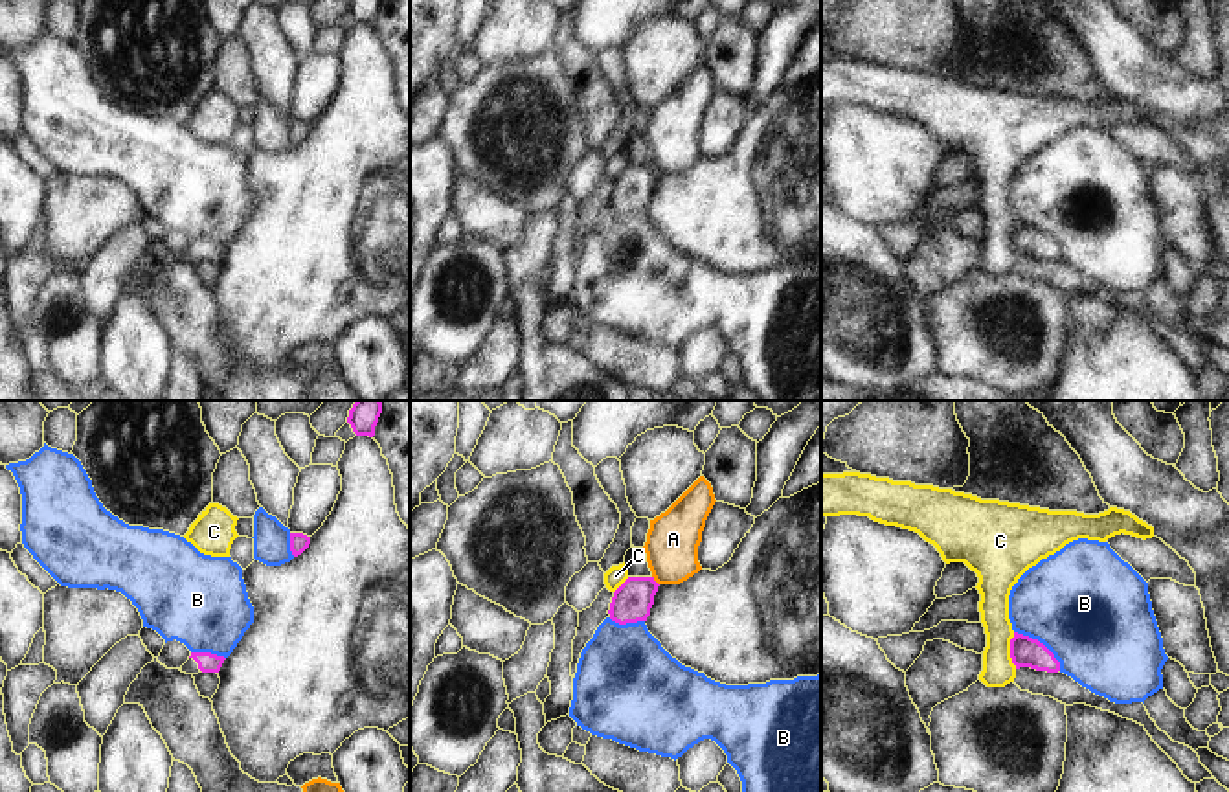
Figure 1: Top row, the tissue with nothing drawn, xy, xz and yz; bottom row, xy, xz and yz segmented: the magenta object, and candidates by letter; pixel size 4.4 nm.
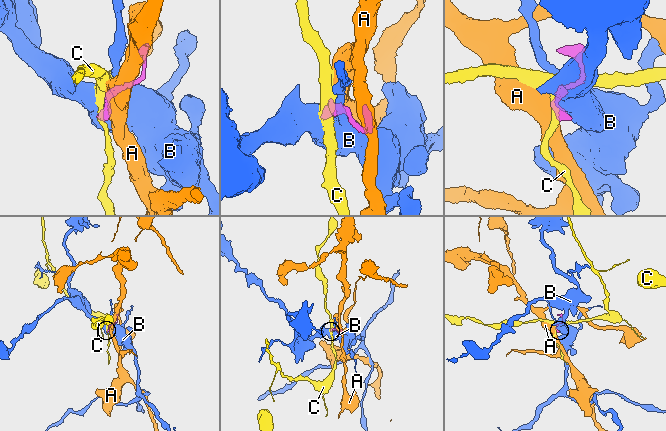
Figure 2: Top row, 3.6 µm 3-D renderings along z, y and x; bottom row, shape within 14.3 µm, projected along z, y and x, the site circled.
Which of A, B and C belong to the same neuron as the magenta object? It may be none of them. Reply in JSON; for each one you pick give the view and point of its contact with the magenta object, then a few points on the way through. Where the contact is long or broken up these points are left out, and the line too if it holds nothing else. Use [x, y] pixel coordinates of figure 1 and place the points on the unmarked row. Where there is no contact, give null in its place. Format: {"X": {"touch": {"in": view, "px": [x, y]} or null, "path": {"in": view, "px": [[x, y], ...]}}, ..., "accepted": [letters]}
{"accepted": []}

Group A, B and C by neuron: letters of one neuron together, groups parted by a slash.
A / B / C

